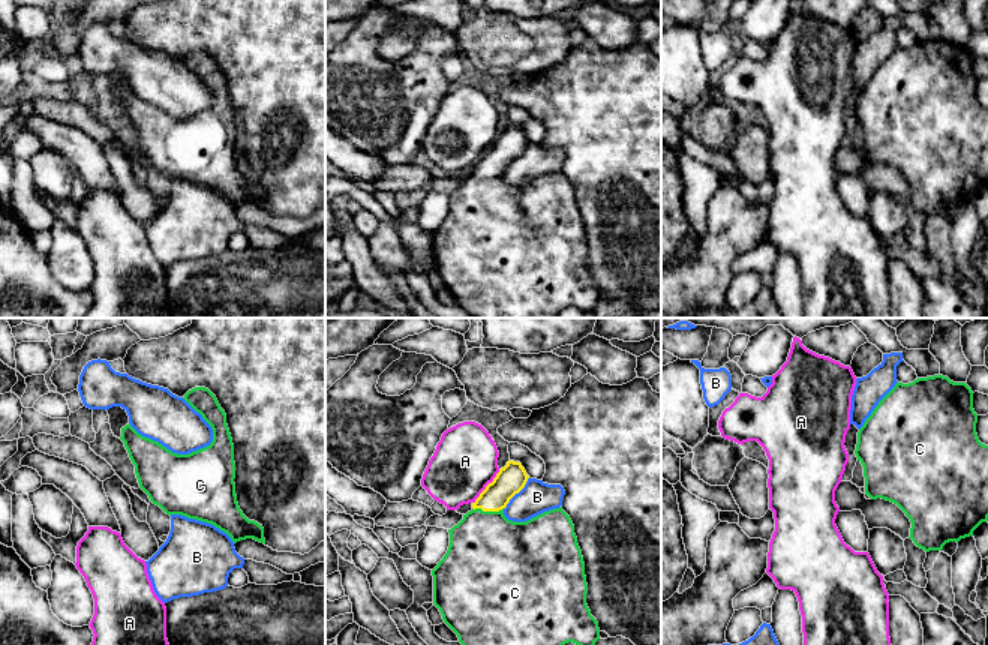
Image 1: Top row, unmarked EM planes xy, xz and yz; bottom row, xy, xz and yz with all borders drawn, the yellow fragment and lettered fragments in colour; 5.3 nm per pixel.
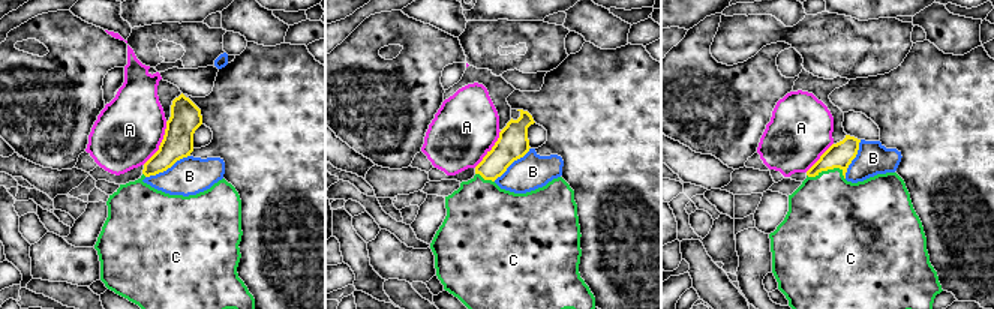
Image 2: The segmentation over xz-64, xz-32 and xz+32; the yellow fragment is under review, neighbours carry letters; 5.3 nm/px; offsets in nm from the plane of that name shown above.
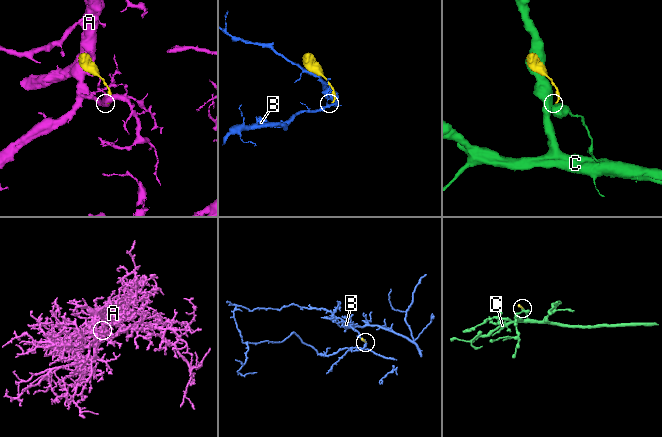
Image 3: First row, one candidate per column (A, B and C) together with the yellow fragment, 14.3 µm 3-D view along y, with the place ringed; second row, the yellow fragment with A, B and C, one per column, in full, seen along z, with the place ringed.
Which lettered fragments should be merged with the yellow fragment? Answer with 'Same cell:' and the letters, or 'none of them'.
Same cell: C

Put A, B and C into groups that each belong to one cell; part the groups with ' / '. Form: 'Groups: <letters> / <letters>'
Groups: A / B / C

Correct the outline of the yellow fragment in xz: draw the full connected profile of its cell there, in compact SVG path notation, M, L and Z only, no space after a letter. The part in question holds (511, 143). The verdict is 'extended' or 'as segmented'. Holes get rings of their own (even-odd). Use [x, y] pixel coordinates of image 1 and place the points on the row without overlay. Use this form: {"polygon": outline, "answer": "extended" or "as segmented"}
{"polygon": "M508 124L472 166L472 174L448 194L448 214L432 234L433 268L459 306L474 318L558 318L568 306L585 314L600 303L598 286L586 268L585 226L570 180L562 171L526 186L513 186L504 180L504 172L525 152L528 142L520 126Z", "answer": "extended"}

